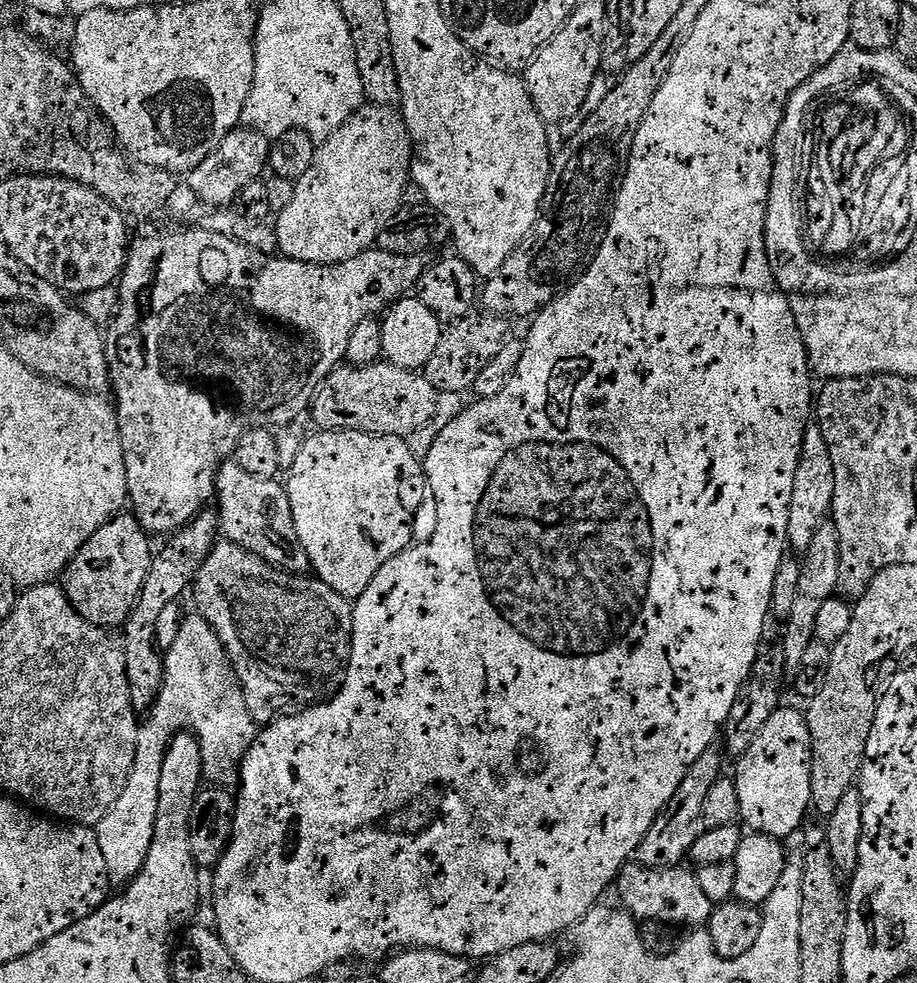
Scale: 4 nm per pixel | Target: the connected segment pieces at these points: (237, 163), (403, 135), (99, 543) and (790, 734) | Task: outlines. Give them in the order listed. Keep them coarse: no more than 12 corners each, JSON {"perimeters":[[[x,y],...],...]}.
{"perimeters":[[[237,126],[187,173],[187,187],[228,206],[261,179],[269,137]],[[360,108],[275,217],[279,255],[337,264],[401,207],[414,141]],[[117,514],[82,545],[62,587],[86,622],[128,621],[154,547]],[[781,706],[734,773],[740,820],[792,836],[812,808],[812,739]]]}

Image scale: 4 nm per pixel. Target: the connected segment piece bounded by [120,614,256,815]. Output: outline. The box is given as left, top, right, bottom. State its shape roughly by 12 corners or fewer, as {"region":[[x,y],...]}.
{"region":[[203,616],[181,622],[120,795],[152,796],[180,732],[205,777],[237,779],[256,740],[240,680]]}

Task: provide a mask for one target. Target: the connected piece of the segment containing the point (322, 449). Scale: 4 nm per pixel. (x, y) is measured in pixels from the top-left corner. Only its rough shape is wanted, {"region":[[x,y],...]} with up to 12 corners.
{"region":[[320,430],[286,480],[311,571],[355,602],[413,543],[407,439]]}

